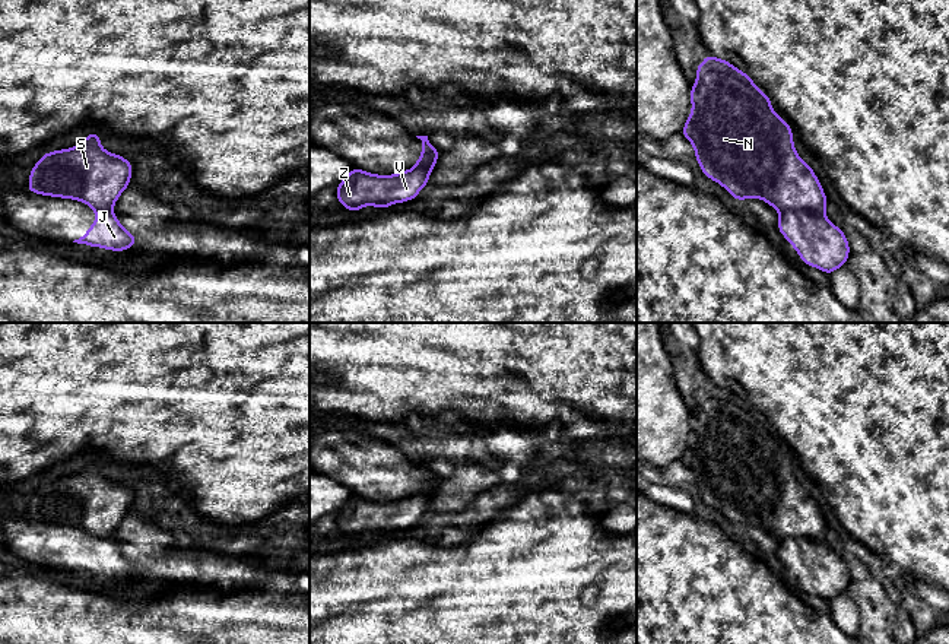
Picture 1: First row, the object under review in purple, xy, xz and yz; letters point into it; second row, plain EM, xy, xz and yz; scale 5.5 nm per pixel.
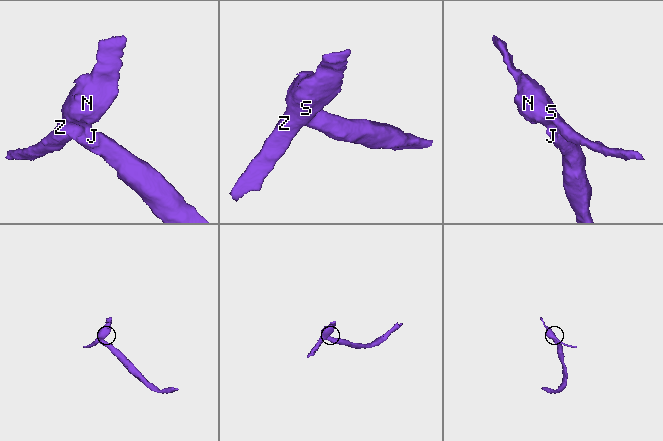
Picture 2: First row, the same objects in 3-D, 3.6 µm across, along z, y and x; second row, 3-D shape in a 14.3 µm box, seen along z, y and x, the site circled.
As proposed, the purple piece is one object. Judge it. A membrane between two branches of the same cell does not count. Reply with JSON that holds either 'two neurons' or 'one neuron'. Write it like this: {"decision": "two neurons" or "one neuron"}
{"decision": "two neurons"}

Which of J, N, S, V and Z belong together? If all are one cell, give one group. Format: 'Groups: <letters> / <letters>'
Groups: J / N S V Z

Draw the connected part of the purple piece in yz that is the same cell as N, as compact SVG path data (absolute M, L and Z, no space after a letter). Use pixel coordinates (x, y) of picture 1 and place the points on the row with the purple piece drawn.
M707 53L704 61L696 64L696 82L691 86L691 105L692 112L688 115L682 134L694 146L695 161L707 178L724 187L737 202L761 199L777 212L806 210L825 215L826 194L815 171L796 152L793 129L775 114L769 96L755 86L752 77L727 60Z

